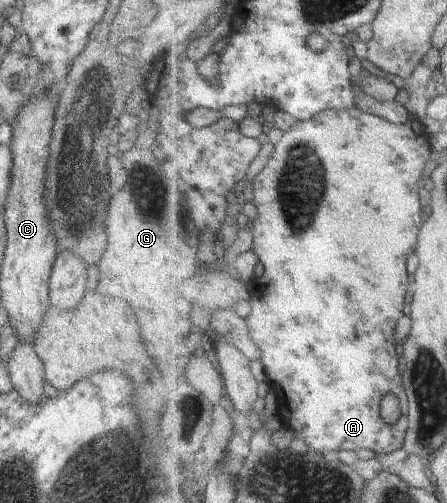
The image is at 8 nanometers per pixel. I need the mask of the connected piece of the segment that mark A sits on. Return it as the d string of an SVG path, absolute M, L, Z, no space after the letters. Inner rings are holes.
M358 107L353 109L327 109L313 119L295 123L285 131L282 140L275 145L277 151L269 164L254 181L254 204L258 208L258 219L254 227L254 249L265 269L265 287L261 287L261 297L251 298L252 312L246 318L249 334L260 349L262 363L265 366L267 383L277 392L280 403L279 417L286 427L305 437L306 443L315 453L329 451L359 451L359 449L377 449L379 453L393 453L405 447L407 429L409 429L409 397L404 382L404 358L397 349L399 322L405 317L405 303L412 296L414 284L409 281L407 263L411 253L417 249L417 239L421 233L421 191L419 181L427 174L427 165L431 161L431 147L427 136L422 136L416 120L407 123L391 123L387 118L364 112ZM395 393L405 405L405 413L397 425L391 425L381 415L381 403L385 395Z

